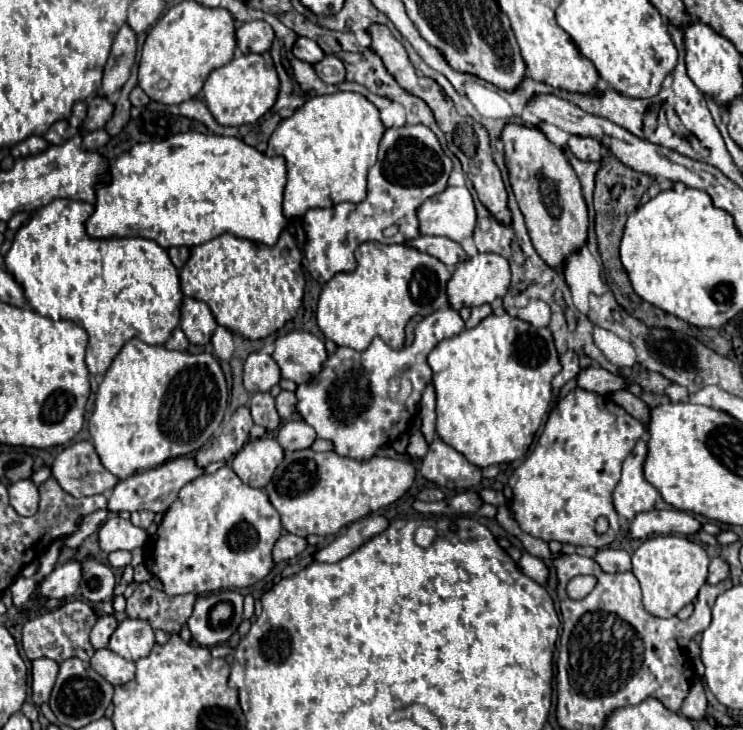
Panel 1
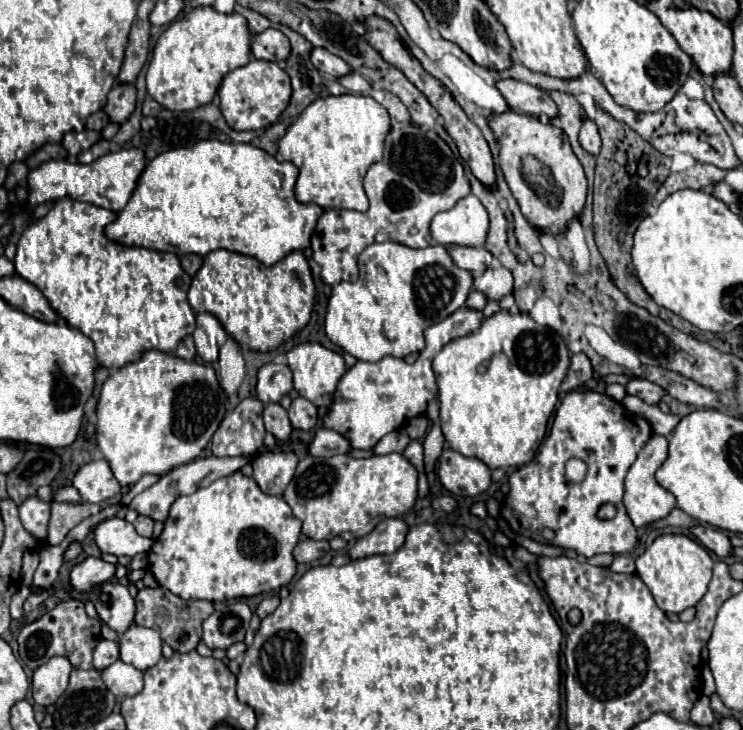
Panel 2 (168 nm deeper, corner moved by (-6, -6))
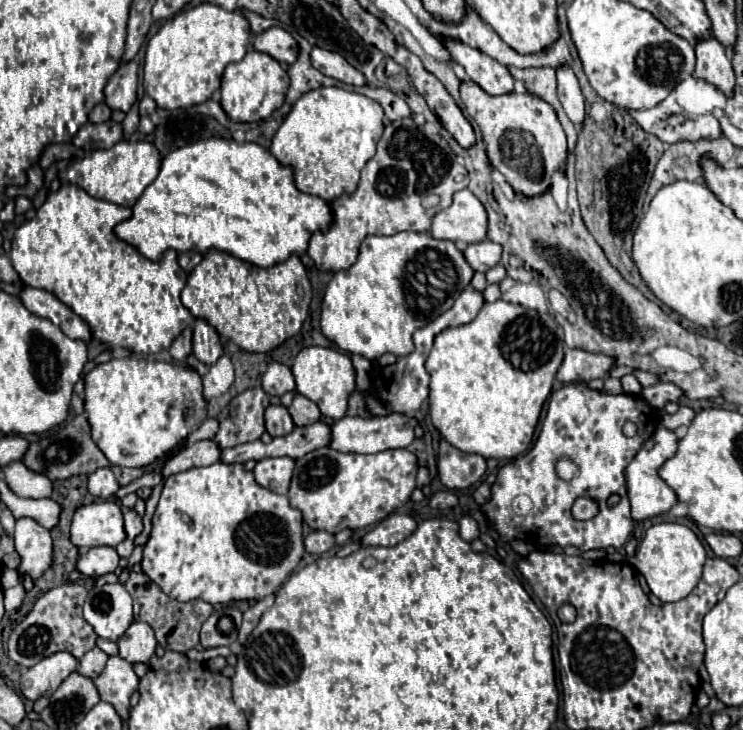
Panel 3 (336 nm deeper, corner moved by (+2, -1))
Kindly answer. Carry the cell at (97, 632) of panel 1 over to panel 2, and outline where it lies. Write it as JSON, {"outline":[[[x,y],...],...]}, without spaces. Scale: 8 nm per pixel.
{"outline":[[[100,640],[94,648],[94,668],[102,670],[118,660],[118,642],[114,640]]]}

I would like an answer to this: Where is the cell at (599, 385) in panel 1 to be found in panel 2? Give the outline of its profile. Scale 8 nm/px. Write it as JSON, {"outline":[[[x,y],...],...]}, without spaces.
{"outline":[[[632,378],[632,380],[626,384],[626,392],[642,398],[642,400],[648,402],[648,404],[658,404],[660,398],[666,394],[660,386],[652,384],[652,382],[644,380],[644,378]]]}

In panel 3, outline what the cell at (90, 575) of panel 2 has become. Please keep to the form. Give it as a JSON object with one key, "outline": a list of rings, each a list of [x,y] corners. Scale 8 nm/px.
{"outline":[[[92,547],[86,555],[82,555],[78,559],[78,571],[82,571],[84,575],[88,577],[100,577],[100,575],[106,575],[106,573],[114,573],[114,569],[118,567],[118,553],[114,547]]]}

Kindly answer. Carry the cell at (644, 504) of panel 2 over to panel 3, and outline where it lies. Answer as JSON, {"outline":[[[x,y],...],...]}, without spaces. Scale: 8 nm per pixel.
{"outline":[[[658,425],[656,433],[644,443],[644,447],[638,451],[638,455],[632,459],[632,463],[626,467],[626,481],[628,481],[628,497],[630,497],[630,507],[632,507],[632,517],[636,521],[650,519],[654,515],[670,511],[676,503],[678,497],[674,489],[670,489],[658,475],[658,469],[662,463],[670,457],[674,457],[674,451],[678,449],[678,437],[668,431],[664,425]]]}

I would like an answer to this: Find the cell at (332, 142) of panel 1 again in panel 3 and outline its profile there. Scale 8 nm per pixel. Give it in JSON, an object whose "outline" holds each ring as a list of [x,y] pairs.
{"outline":[[[318,87],[314,91],[308,91],[306,95],[302,95],[302,99],[294,103],[292,111],[288,113],[288,117],[284,119],[284,123],[280,125],[272,139],[270,153],[278,159],[280,165],[292,167],[294,181],[300,191],[318,195],[326,201],[334,201],[340,195],[352,193],[358,187],[360,169],[366,165],[366,161],[374,157],[376,143],[384,131],[382,119],[384,119],[382,107],[376,101],[368,99],[366,95],[346,91],[340,87]]]}

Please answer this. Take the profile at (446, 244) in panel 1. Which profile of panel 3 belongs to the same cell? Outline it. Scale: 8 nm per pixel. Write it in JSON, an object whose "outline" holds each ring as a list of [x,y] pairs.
{"outline":[[[480,241],[480,243],[472,243],[464,249],[464,257],[470,263],[470,267],[474,271],[488,271],[490,267],[500,263],[502,257],[502,245],[494,243],[494,241]]]}

